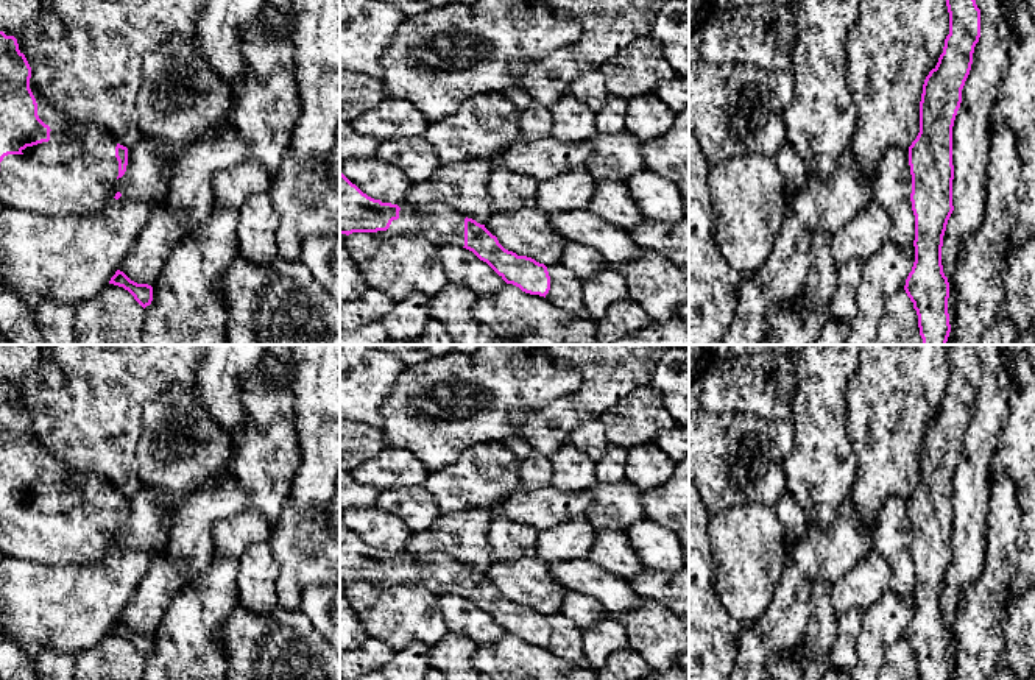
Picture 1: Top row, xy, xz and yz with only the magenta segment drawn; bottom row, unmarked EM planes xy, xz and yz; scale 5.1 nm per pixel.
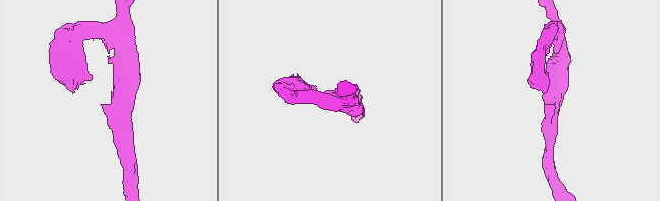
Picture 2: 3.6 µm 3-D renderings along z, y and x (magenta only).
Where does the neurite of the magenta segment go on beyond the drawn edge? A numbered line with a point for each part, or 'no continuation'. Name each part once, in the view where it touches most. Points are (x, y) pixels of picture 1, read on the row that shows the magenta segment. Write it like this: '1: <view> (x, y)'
1: xy (74, 173)

